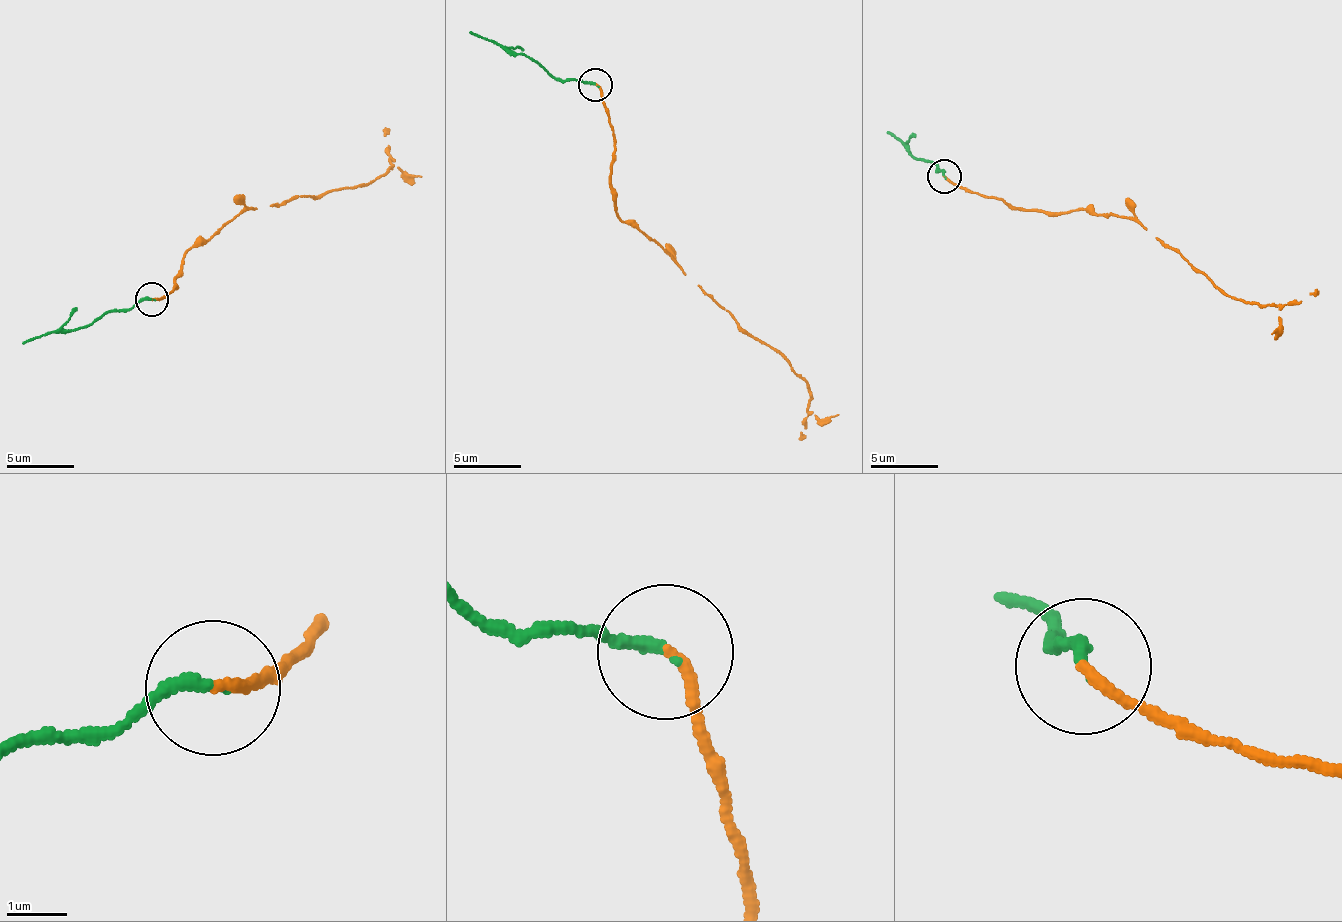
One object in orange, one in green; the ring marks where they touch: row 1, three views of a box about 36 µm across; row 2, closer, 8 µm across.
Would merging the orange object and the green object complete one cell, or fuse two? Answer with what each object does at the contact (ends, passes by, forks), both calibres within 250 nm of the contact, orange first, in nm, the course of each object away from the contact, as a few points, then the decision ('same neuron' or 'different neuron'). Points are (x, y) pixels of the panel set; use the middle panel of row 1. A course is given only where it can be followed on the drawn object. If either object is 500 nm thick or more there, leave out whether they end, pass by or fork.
orange ends there; green ends there; 180 nm thick on the orange side, 200 nm on the other; orange runs (595, 85), (614, 145), (616, 216), (788, 363), (809, 390), (809, 408), (838, 414); green runs (595, 85), (557, 79), (523, 55), (502, 51), (469, 31); same neuron

